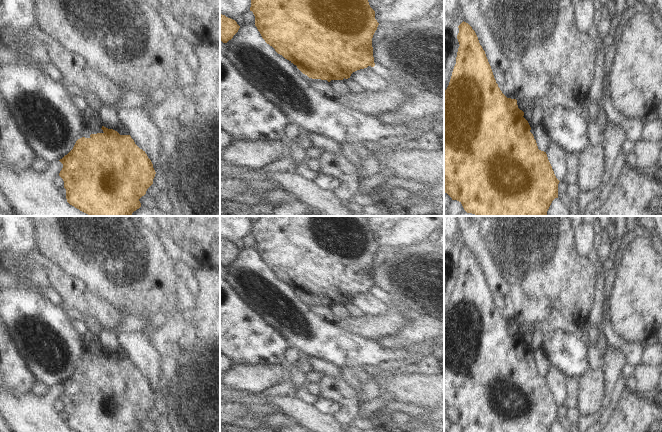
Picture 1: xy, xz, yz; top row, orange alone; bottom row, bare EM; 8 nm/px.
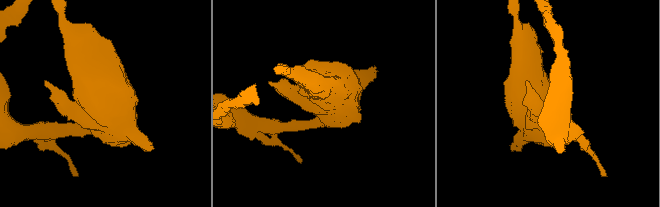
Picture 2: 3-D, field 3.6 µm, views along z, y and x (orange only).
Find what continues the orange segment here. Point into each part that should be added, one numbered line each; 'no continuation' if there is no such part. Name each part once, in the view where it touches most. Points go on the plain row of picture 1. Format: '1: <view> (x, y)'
no continuation

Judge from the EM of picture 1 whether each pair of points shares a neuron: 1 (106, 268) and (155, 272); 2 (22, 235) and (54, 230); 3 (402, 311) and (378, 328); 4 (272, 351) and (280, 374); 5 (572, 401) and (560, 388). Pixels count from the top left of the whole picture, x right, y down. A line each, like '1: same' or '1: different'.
1: same
2: different
3: same
4: different
5: different

